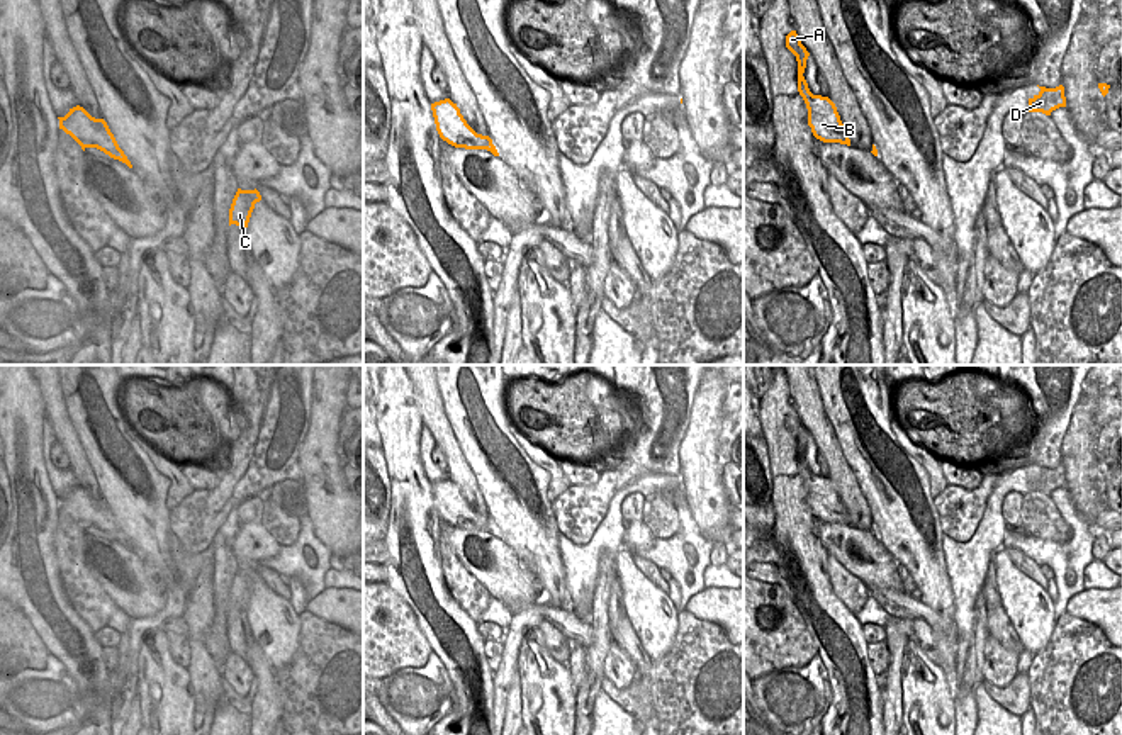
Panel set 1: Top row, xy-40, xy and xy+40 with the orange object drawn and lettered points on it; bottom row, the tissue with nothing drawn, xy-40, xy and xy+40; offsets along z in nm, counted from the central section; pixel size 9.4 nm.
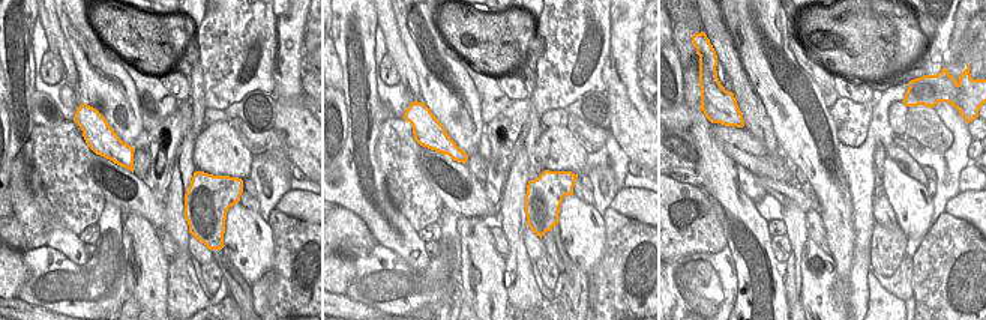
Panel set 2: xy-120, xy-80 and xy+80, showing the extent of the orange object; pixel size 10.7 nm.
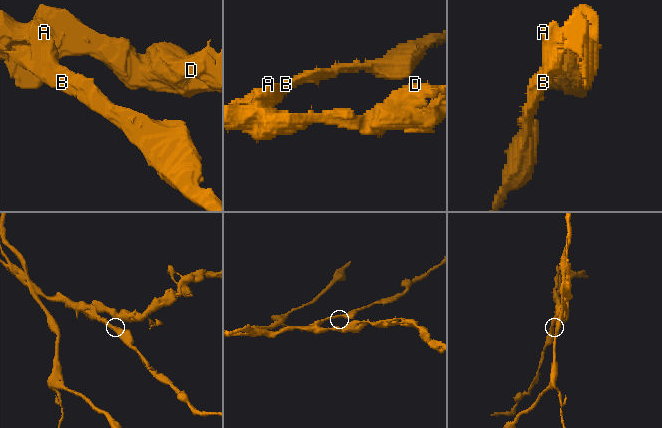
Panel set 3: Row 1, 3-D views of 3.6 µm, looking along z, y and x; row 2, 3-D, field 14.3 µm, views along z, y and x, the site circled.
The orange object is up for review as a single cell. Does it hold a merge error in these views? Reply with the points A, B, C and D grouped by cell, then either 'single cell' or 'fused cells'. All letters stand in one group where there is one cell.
groups A D / B C; fused cells

